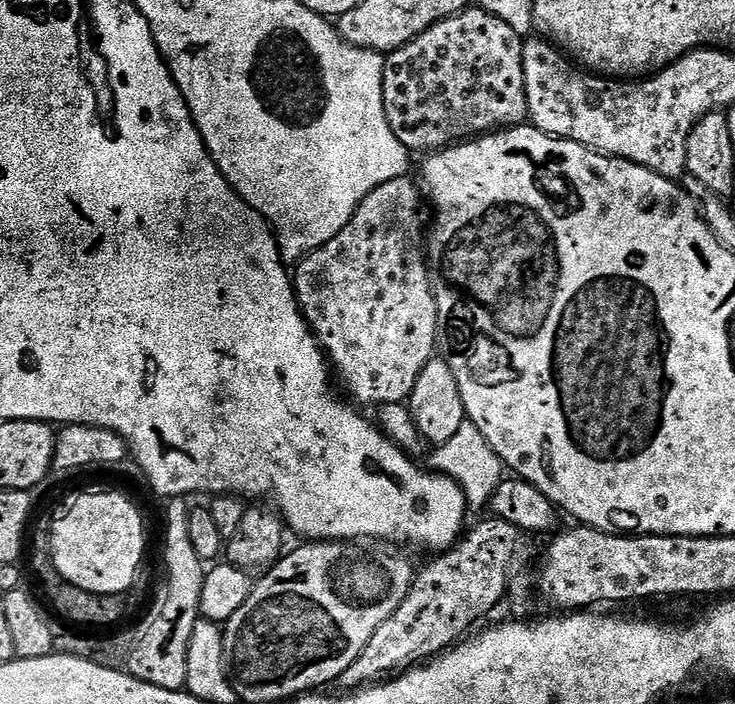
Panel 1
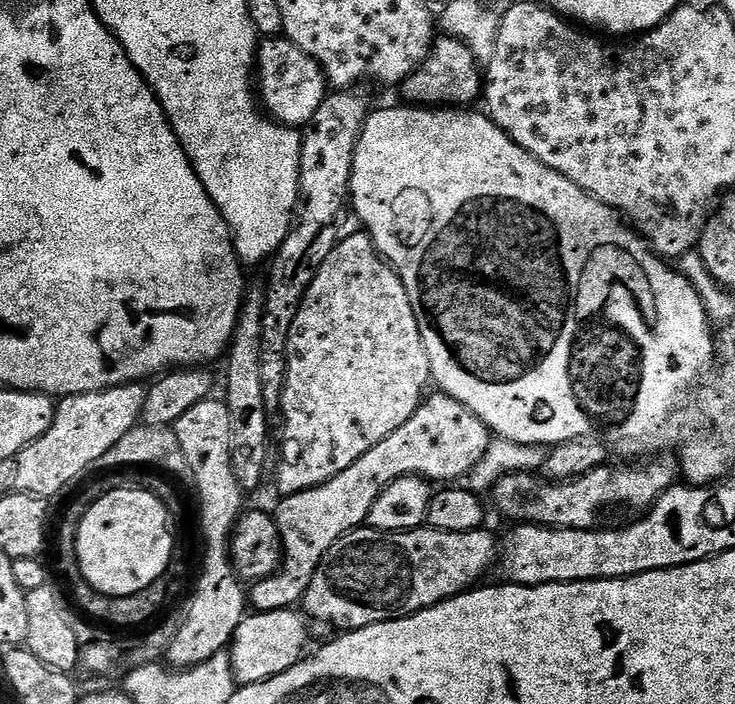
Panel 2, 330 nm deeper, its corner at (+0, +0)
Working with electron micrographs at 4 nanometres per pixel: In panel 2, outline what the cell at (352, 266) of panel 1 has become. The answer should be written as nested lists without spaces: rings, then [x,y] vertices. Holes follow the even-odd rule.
[[[357,230],[353,236],[345,235],[330,250],[330,258],[322,262],[302,306],[298,310],[298,318],[294,318],[294,326],[290,330],[290,342],[288,343],[288,369],[286,370],[286,386],[282,394],[282,417],[284,416],[284,445],[280,448],[280,456],[284,464],[276,468],[276,484],[280,487],[281,497],[290,494],[298,494],[302,490],[310,490],[346,470],[346,466],[354,466],[362,454],[366,454],[382,438],[390,438],[398,426],[402,426],[412,415],[420,409],[425,399],[424,387],[432,380],[430,370],[430,358],[426,354],[426,346],[422,342],[422,334],[418,330],[418,318],[414,318],[414,306],[410,306],[410,294],[406,294],[406,286],[396,269],[381,256],[380,251],[374,246],[374,242],[368,237],[367,232]]]

